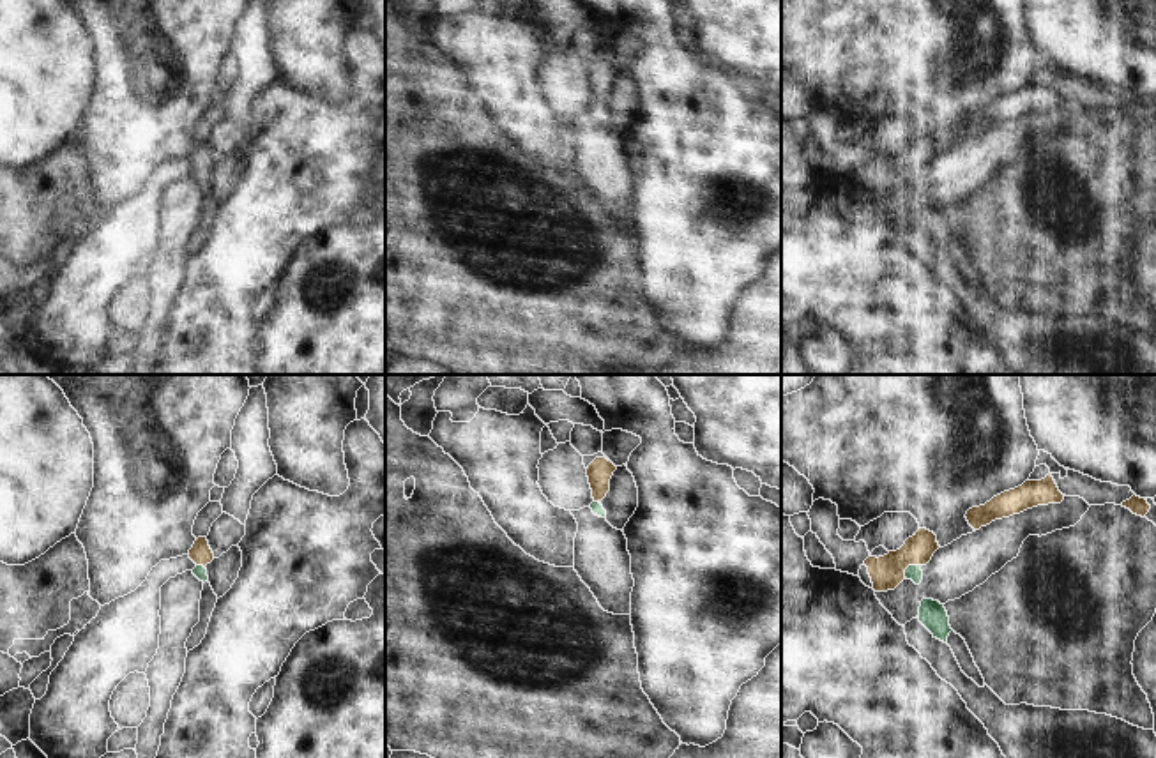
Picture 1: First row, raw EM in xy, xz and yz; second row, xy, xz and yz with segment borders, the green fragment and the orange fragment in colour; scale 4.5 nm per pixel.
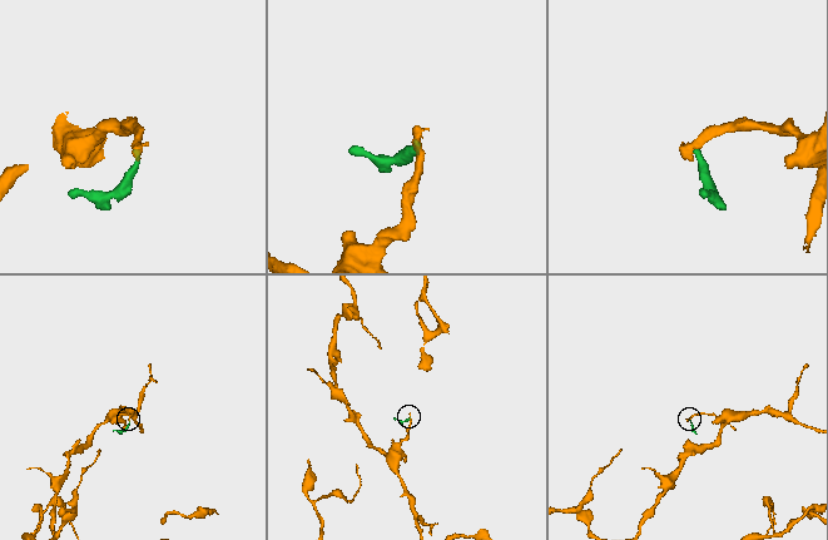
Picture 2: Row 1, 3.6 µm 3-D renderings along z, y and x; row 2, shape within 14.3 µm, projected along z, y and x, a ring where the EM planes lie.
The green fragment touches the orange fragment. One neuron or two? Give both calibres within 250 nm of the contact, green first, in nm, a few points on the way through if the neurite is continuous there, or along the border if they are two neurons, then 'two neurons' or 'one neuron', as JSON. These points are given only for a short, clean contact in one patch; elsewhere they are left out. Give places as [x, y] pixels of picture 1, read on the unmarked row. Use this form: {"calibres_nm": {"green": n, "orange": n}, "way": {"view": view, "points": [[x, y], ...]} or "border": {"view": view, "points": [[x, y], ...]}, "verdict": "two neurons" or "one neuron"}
{"calibres_nm": {"green": 70, "orange": 150}, "way": {"view": "yz", "points": [[914, 177], [909, 170], [895, 170], [888, 175]]}, "verdict": "one neuron"}

